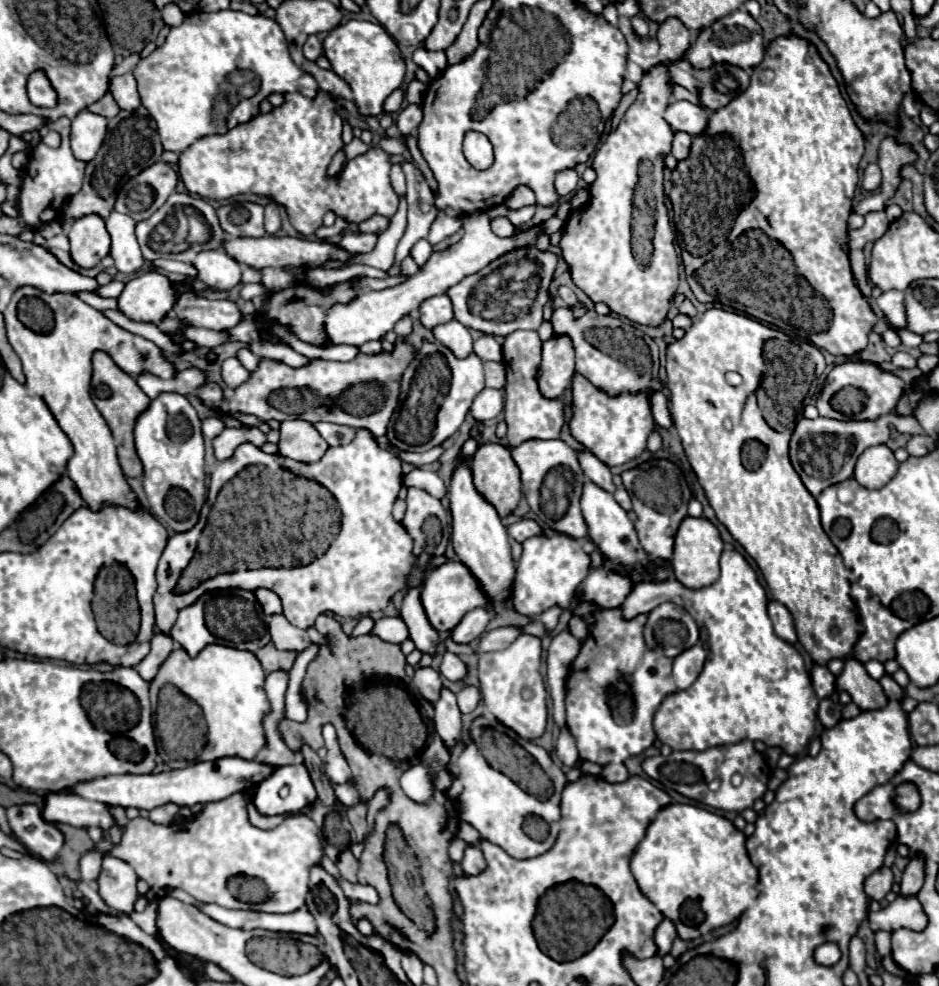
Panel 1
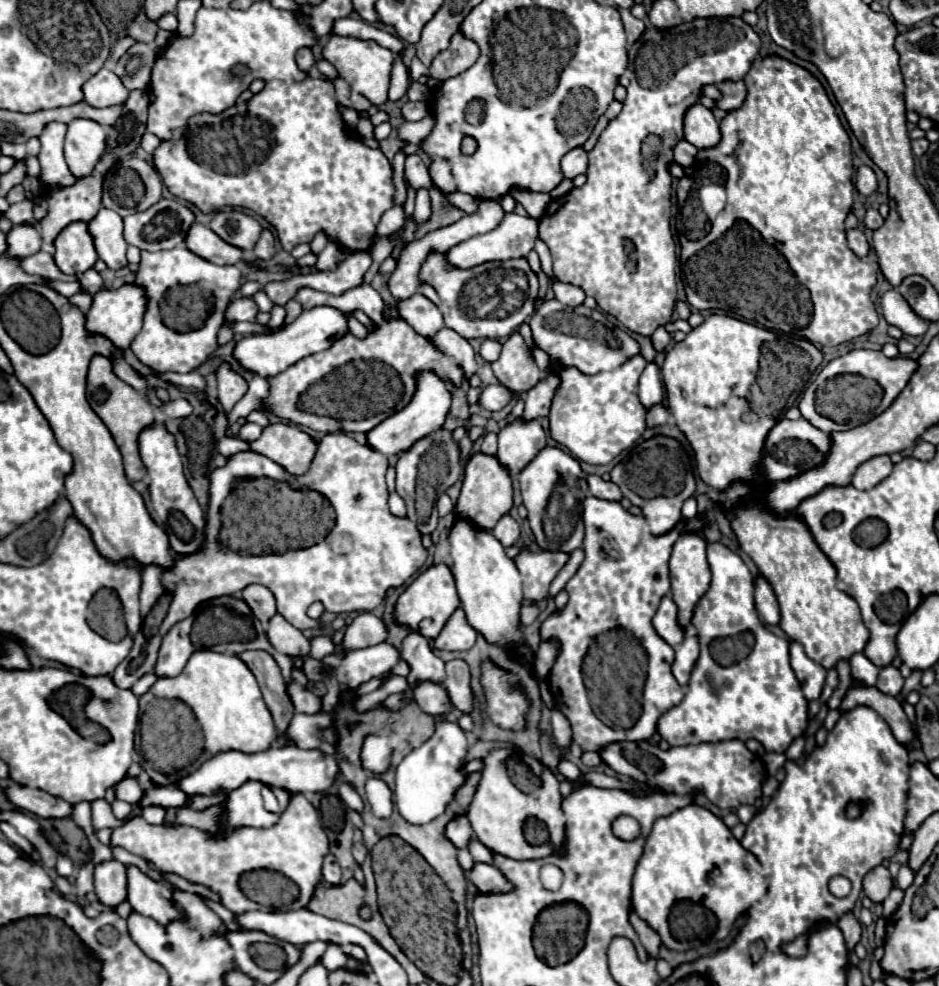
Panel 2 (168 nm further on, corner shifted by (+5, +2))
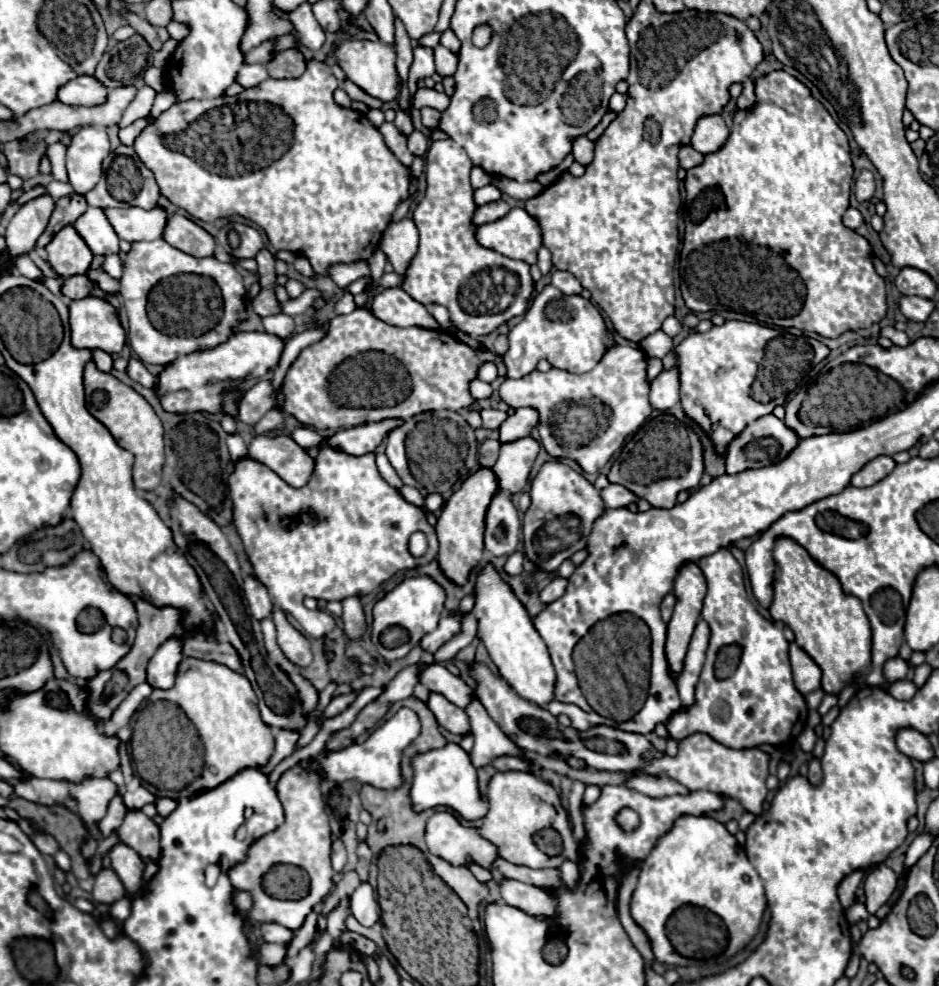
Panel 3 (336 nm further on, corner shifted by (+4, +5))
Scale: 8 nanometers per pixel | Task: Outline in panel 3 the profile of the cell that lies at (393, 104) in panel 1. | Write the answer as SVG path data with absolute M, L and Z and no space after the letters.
M395 20L395 54L397 54L397 74L401 82L401 98L407 98L407 76L413 62L413 46L409 36L405 34L405 26L401 26L401 20Z

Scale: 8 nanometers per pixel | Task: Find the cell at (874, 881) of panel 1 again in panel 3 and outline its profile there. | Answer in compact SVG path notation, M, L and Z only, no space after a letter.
M885 864L875 866L867 874L867 878L865 878L865 896L867 896L865 906L867 906L869 914L875 914L877 908L883 906L891 898L895 886L897 886L897 874Z

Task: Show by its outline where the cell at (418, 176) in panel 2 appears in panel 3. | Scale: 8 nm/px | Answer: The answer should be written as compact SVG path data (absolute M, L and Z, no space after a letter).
M413 130L413 134L407 138L407 146L409 146L411 154L415 154L415 156L425 156L425 152L427 152L427 148L429 148L429 140L427 140L425 134Z

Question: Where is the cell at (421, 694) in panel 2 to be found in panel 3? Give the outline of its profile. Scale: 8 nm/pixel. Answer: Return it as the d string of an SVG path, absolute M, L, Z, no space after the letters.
M431 692L429 700L427 700L427 706L435 714L437 722L443 728L447 728L449 732L453 732L453 734L467 734L471 730L469 720L465 718L465 712L459 706L455 706L453 702L449 702L443 694Z

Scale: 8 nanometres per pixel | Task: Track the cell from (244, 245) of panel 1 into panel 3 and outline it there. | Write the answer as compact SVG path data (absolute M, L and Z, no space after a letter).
M173 214L169 218L169 226L165 228L163 238L173 246L183 250L185 254L193 254L197 258L213 256L215 254L215 238L203 230L199 224L189 220L187 216Z

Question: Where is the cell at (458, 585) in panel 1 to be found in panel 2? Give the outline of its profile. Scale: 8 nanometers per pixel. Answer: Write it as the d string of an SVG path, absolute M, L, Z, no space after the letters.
M432 565L430 569L420 573L398 597L394 605L394 621L398 625L408 627L410 631L424 635L426 639L434 639L458 605L460 605L460 599L458 599L450 569L446 565Z

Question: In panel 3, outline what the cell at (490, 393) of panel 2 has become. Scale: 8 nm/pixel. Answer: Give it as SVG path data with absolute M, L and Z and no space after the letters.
M613 346L613 350L609 350L609 354L605 354L605 358L587 374L571 374L561 368L551 368L549 372L535 370L533 374L527 374L519 380L507 378L499 386L499 396L511 408L533 406L535 410L539 410L541 444L553 458L571 458L579 462L585 472L597 472L611 460L619 446L623 446L625 438L629 434L635 434L653 412L647 398L649 384L645 382L645 366L647 356L643 350L629 346Z

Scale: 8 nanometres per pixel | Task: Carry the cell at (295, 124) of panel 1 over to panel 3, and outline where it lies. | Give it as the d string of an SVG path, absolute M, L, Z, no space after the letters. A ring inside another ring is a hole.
M311 60L299 78L269 78L235 98L177 102L137 136L133 148L155 174L161 194L193 218L203 222L233 214L249 218L267 232L277 250L303 254L317 274L327 274L329 264L369 260L391 222L395 206L409 196L409 168L385 146L383 136L367 116L335 104L333 92L337 86L339 80L331 74L329 66ZM249 102L253 102L253 108L265 106L265 114L253 112Z

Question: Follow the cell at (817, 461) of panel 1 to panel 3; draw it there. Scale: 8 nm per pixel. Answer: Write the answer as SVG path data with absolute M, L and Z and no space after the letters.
M767 414L755 422L751 422L731 444L729 444L729 454L725 458L727 474L743 472L749 468L763 468L763 466L773 466L781 460L785 460L799 444L799 436L795 430L791 430L783 420L779 420L773 414Z

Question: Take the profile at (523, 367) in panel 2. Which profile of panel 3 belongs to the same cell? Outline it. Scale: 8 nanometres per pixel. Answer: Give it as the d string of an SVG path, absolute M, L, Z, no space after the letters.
M549 284L533 298L525 318L509 332L509 350L503 354L507 368L505 378L523 378L531 374L541 358L547 358L551 366L567 372L589 372L601 362L605 352L615 346L615 340L605 340L605 336L607 326L591 300L565 296Z

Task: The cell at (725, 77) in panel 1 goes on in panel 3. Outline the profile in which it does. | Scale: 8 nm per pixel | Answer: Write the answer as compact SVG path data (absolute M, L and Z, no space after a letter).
M745 80L743 82L743 92L737 98L737 106L739 108L749 108L749 106L753 106L753 102L755 102L755 94L753 94L753 88L751 88L751 80Z

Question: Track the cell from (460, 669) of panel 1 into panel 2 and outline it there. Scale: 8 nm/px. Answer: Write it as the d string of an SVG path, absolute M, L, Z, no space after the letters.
M448 661L446 663L446 683L444 683L452 705L462 713L470 713L474 707L472 689L470 689L470 671L464 661Z

